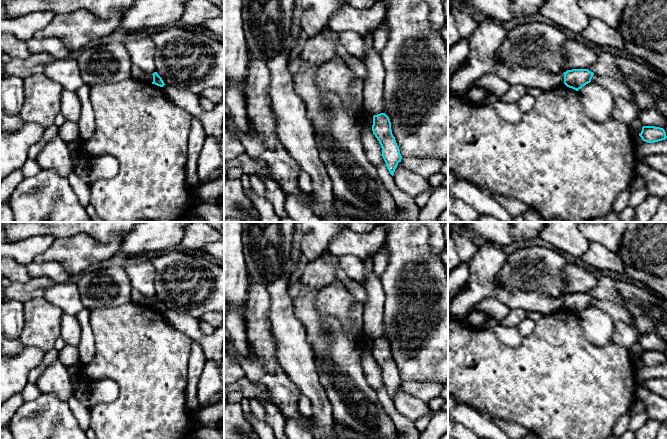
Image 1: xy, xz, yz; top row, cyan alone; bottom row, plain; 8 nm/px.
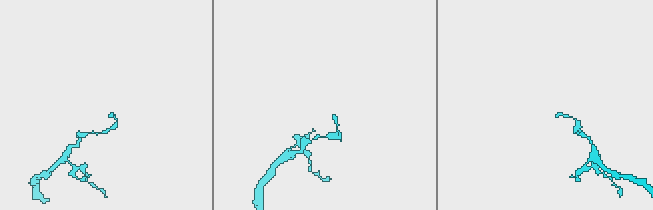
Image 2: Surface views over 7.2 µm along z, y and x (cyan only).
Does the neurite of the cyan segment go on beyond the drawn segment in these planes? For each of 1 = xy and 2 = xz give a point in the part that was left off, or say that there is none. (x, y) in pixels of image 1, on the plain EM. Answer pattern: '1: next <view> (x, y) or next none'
1: next none
2: next none

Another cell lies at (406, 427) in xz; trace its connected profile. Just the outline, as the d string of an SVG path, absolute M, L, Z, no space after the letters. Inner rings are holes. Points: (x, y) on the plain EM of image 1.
M384 383L377 391L378 399L383 408L393 421L396 431L400 433L399 439L419 439L420 432L415 427L412 420L404 417L395 407L394 401L386 391Z

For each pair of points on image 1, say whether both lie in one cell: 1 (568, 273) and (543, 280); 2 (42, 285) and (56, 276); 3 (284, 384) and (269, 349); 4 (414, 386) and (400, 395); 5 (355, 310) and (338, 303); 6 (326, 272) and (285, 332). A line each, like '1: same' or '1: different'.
1: different
2: different
3: different
4: different
5: different
6: different

